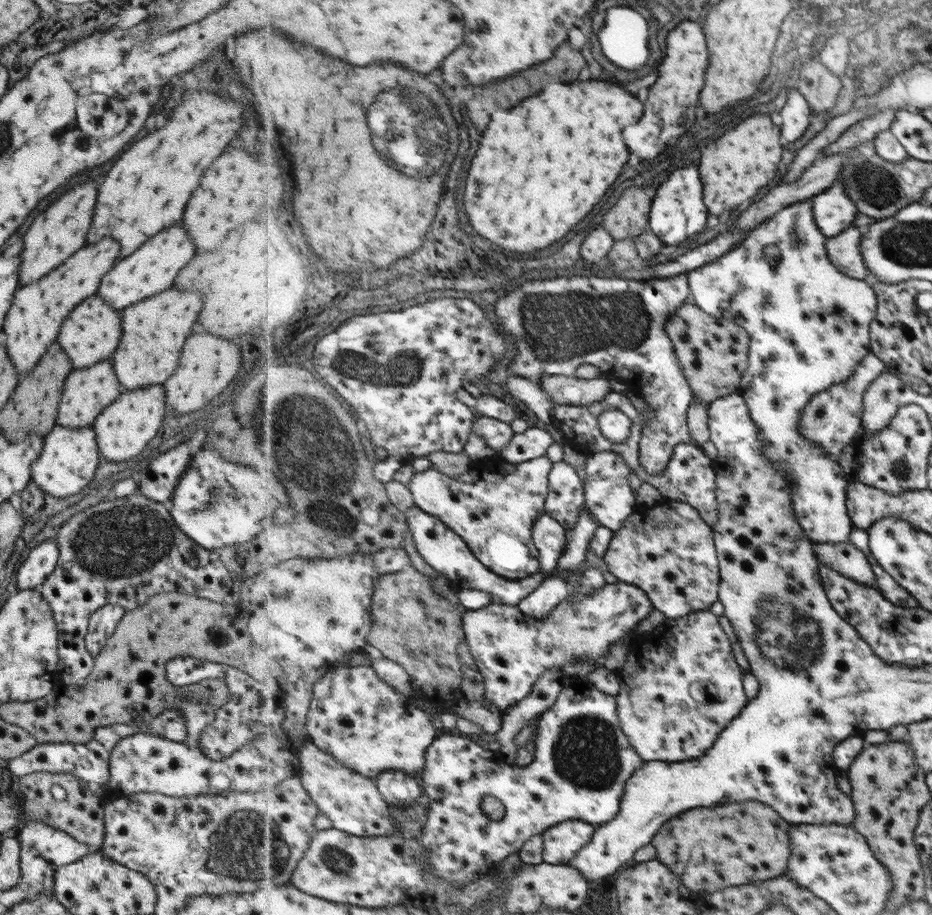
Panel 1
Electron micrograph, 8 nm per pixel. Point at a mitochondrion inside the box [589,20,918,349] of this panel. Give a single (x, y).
(878, 188)

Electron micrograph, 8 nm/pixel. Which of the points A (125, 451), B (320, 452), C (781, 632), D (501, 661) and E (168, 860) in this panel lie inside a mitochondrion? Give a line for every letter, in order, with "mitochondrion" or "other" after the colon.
A: other
B: mitochondrion
C: mitochondrion
D: other
E: other

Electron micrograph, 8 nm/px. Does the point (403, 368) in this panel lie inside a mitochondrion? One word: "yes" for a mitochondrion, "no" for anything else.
yes

